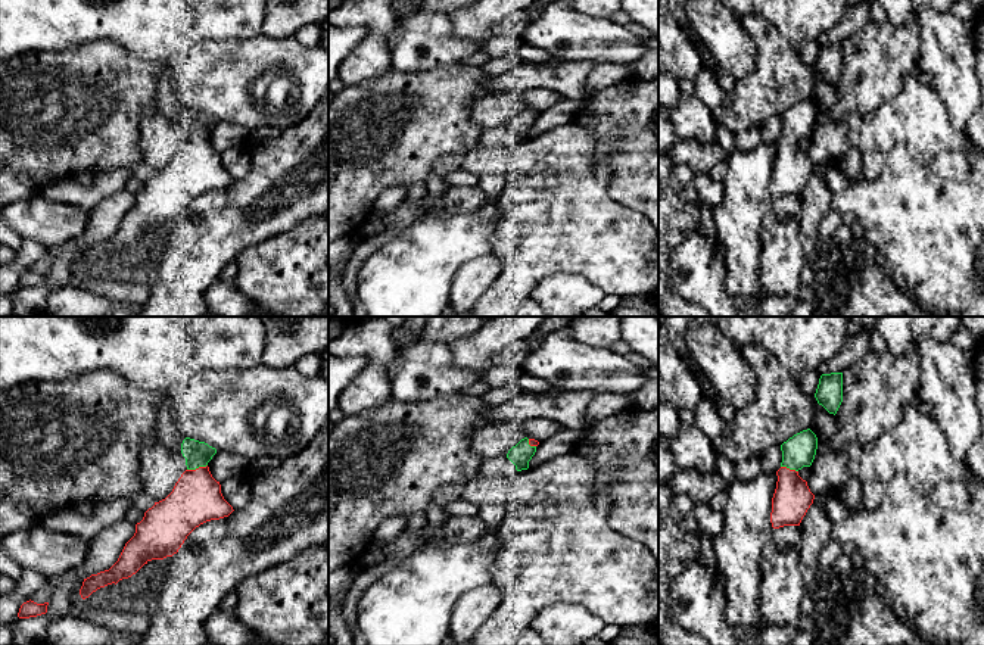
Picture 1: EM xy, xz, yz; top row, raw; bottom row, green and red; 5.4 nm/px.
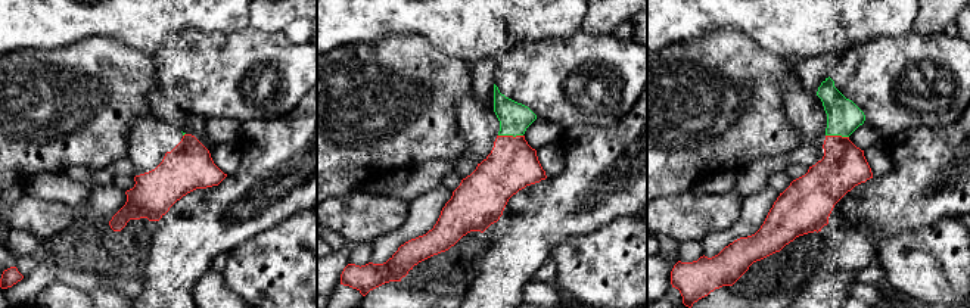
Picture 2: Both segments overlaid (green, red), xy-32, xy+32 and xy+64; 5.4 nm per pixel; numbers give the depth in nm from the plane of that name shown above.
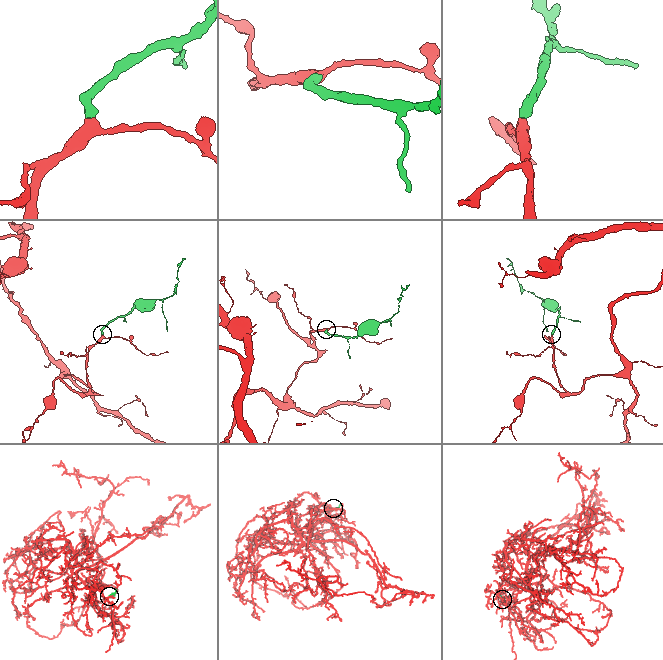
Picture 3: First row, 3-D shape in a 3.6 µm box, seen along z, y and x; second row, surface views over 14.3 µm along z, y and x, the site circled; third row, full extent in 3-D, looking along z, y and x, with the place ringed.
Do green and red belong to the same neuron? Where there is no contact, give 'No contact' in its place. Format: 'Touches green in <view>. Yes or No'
Touches green in xy. Yes

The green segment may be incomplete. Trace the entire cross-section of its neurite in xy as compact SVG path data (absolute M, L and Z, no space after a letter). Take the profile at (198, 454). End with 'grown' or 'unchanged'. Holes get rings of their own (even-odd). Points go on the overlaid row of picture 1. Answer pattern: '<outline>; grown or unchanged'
M186 437L181 454L187 470L172 492L144 512L143 520L136 524L134 536L109 570L84 579L80 589L82 599L100 588L131 577L152 560L172 557L196 527L228 517L234 511L208 467L217 449Z; grown

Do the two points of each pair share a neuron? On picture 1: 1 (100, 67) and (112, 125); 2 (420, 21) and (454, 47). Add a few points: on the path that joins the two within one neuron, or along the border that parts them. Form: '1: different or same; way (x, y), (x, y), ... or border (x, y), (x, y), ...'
1: same; way (102, 81), (102, 111)
2: same; way (429, 30), (445, 46)

